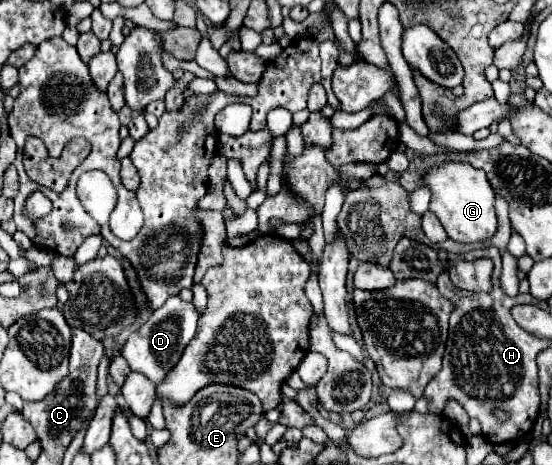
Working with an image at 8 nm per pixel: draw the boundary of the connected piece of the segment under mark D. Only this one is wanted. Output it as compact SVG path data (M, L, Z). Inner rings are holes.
M173 296L159 310L155 310L153 316L137 332L129 336L121 350L121 356L127 360L133 372L145 374L155 386L159 386L173 370L173 366L179 362L183 348L195 336L197 320L199 320L197 308L191 302L183 302L179 296Z

